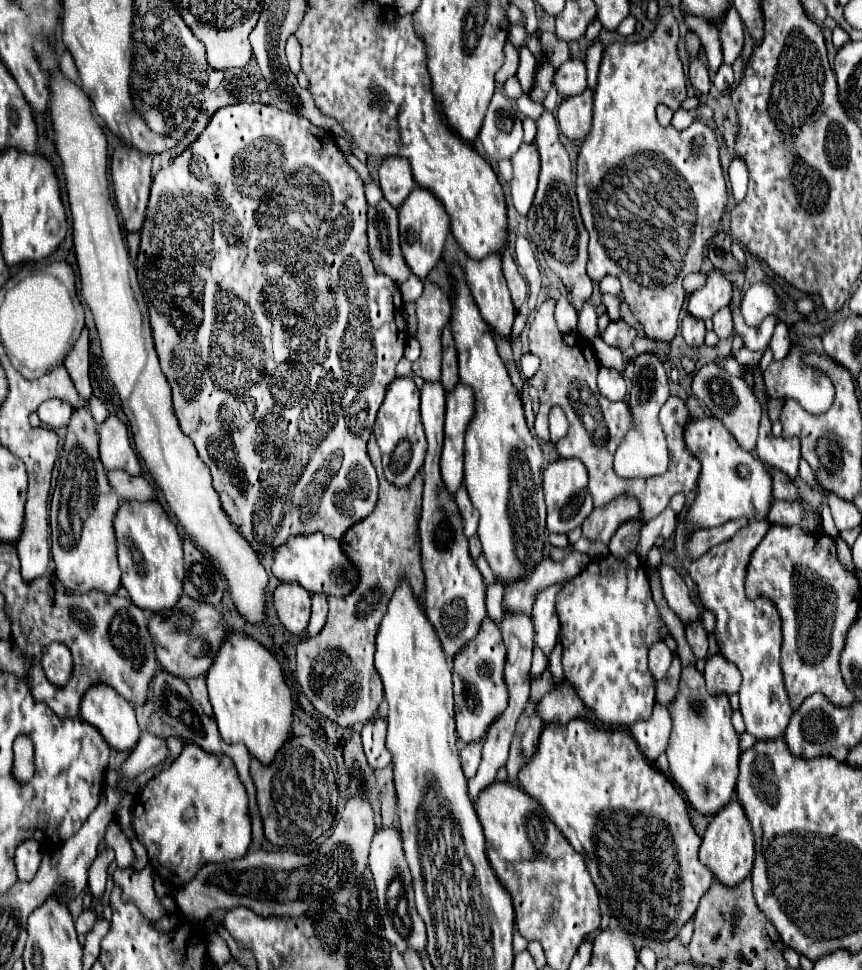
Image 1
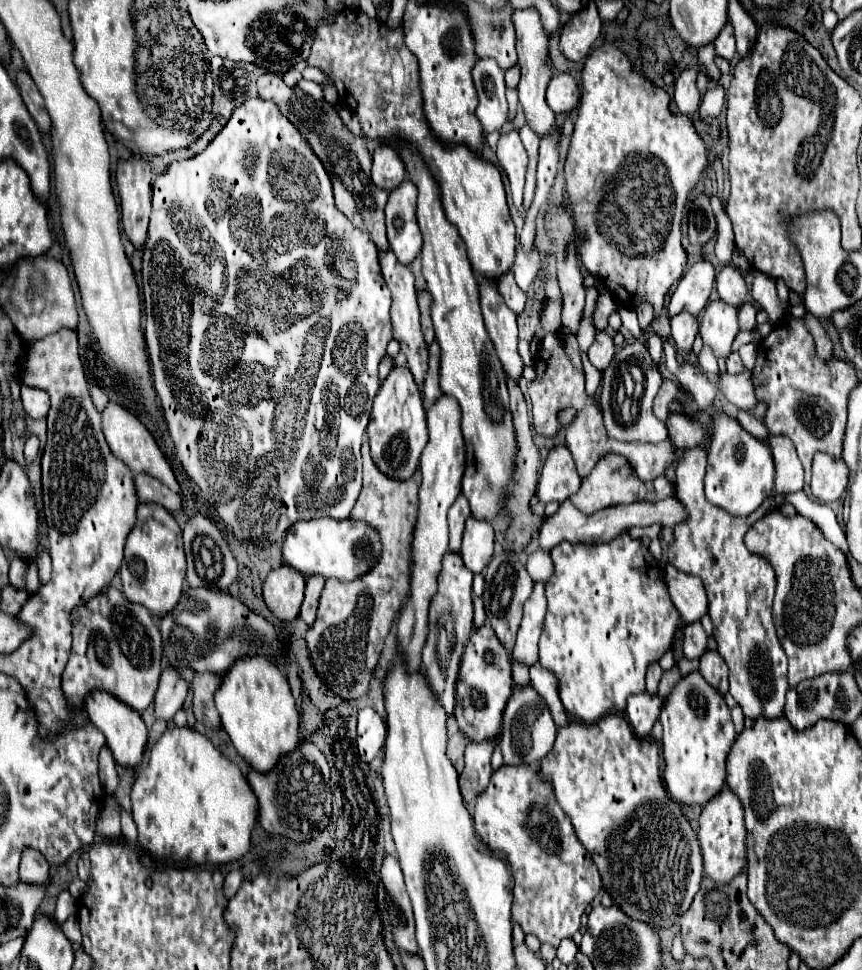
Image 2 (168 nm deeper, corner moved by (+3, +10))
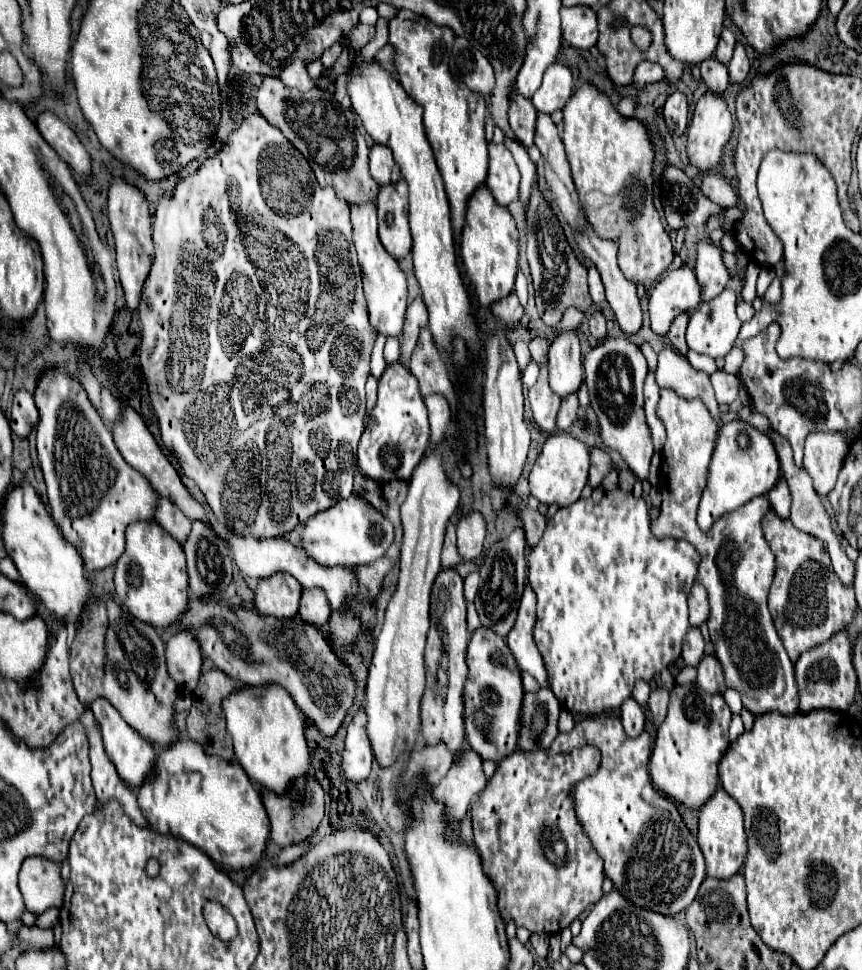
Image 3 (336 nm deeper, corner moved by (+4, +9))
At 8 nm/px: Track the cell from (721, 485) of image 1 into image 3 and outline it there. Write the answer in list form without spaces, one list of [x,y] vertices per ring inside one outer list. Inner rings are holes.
[[[734,420],[724,424],[718,432],[710,474],[708,474],[708,486],[698,506],[698,526],[702,530],[710,530],[712,522],[718,516],[742,506],[744,502],[756,496],[766,494],[768,490],[772,490],[778,478],[780,478],[780,462],[772,440],[764,432],[750,426],[748,422]]]

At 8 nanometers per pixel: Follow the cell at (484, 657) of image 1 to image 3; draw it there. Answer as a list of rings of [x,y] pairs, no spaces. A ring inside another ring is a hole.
[[[478,628],[468,644],[468,680],[464,688],[464,720],[468,744],[484,760],[500,762],[516,750],[516,722],[520,722],[520,702],[524,698],[520,668],[504,638],[488,628]]]

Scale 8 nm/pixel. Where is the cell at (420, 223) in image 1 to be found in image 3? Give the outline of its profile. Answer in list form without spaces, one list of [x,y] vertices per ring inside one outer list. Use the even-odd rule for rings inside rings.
[[[404,180],[382,186],[378,192],[378,234],[386,252],[402,260],[412,250],[408,226],[408,188]]]

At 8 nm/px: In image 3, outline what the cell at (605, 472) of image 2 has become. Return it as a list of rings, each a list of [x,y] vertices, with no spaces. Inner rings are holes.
[[[598,446],[590,448],[590,478],[588,478],[590,484],[600,486],[604,476],[610,472],[610,468],[612,468],[612,460],[610,460],[608,452]]]

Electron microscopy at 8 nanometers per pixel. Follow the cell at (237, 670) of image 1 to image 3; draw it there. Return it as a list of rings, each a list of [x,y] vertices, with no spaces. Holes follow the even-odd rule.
[[[272,684],[272,686],[258,686],[258,688],[242,688],[224,700],[224,714],[234,744],[234,756],[254,784],[284,794],[284,790],[288,790],[288,786],[292,786],[298,778],[308,776],[310,750],[304,738],[304,716],[300,716],[300,710],[296,710],[294,700],[282,686]]]

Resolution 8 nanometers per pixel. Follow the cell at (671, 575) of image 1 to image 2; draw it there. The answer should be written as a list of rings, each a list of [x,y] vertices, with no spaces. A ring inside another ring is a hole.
[[[673,565],[665,567],[665,583],[673,605],[685,623],[699,621],[707,613],[707,595],[699,577],[685,575]]]

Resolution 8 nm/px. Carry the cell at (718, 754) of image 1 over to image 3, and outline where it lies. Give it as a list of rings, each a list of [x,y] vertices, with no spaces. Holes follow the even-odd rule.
[[[676,684],[670,690],[668,714],[658,728],[650,756],[650,778],[662,794],[686,808],[700,808],[714,794],[718,786],[718,764],[730,744],[728,724],[722,724],[728,716],[714,712],[712,696],[696,684]]]

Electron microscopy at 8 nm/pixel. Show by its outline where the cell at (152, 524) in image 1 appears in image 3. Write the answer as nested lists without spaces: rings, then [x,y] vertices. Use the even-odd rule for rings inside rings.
[[[132,522],[126,530],[126,550],[116,562],[116,598],[132,616],[156,628],[168,628],[188,610],[188,574],[182,546],[158,522]]]

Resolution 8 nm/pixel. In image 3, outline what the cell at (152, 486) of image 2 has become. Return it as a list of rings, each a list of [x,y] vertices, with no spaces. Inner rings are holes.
[[[158,498],[158,510],[156,510],[156,522],[180,544],[186,542],[188,530],[190,530],[190,520],[180,514],[180,510],[166,498]]]

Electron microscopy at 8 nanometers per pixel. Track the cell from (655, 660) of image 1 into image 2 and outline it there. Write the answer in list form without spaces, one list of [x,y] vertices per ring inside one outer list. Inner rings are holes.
[[[659,663],[649,665],[649,669],[647,669],[647,693],[651,693],[651,695],[657,693],[657,685],[659,685],[661,673],[663,673],[663,669],[659,667]]]

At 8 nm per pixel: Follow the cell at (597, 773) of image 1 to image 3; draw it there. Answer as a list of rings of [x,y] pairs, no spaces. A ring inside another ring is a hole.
[[[588,718],[578,722],[572,732],[560,732],[548,752],[570,752],[584,744],[600,748],[602,762],[592,778],[576,786],[574,806],[578,820],[604,860],[606,876],[632,904],[676,916],[696,898],[706,870],[698,842],[680,818],[676,804],[654,790],[650,782],[650,734],[642,732],[638,738],[628,738],[620,718]]]

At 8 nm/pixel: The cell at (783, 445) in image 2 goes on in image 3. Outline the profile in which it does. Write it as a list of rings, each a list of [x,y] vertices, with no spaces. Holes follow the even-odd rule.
[[[780,478],[778,484],[768,492],[768,500],[772,504],[772,510],[776,510],[776,514],[780,514],[780,518],[788,518],[792,498],[790,498],[788,484],[784,482],[784,478]]]

